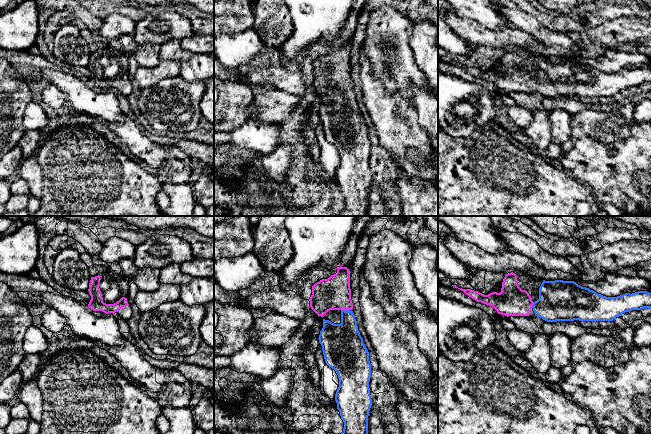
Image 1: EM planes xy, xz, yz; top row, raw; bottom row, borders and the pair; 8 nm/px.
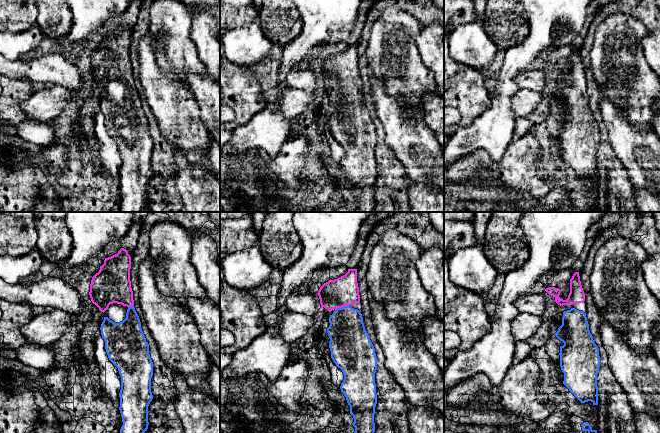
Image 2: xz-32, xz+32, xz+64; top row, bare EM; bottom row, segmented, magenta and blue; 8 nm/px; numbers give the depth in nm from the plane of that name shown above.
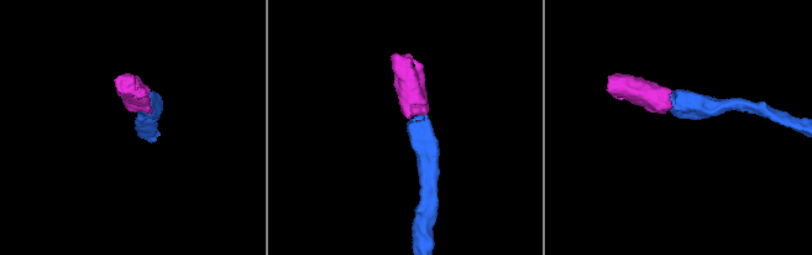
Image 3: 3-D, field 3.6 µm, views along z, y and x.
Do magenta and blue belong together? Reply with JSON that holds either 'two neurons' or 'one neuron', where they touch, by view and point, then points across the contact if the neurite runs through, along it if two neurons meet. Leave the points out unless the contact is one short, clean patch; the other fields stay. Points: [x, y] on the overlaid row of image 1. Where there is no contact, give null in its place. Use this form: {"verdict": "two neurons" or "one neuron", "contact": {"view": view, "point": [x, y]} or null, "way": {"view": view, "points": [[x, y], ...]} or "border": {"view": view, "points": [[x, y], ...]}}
{"verdict": "one neuron", "contact": {"view": "xz", "point": [345, 309]}, "way": {"view": "xz", "points": [[334, 293], [345, 304], [345, 309], [346, 335], [343, 340]]}}

